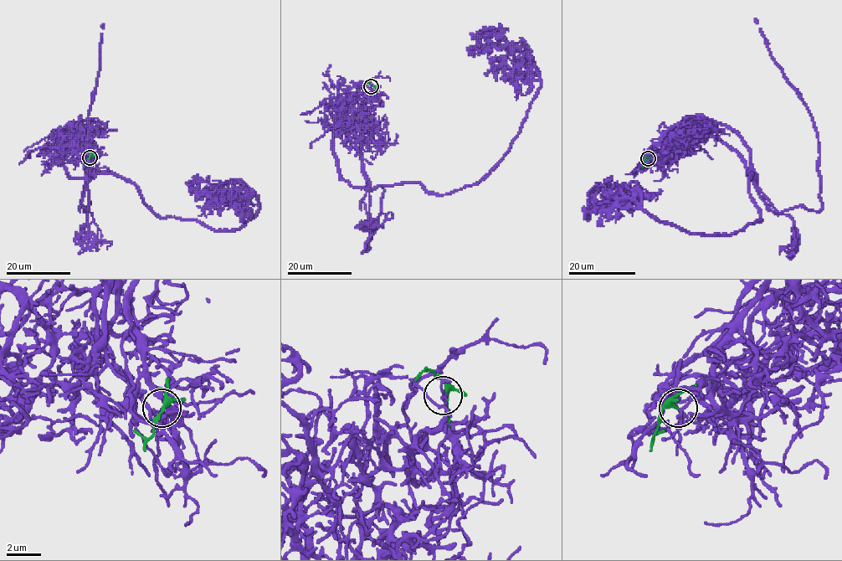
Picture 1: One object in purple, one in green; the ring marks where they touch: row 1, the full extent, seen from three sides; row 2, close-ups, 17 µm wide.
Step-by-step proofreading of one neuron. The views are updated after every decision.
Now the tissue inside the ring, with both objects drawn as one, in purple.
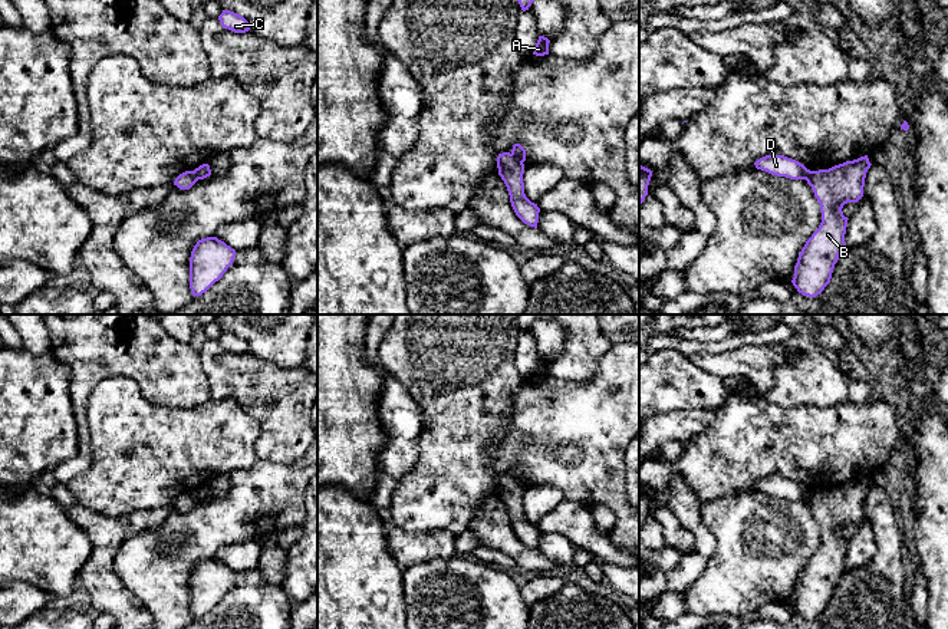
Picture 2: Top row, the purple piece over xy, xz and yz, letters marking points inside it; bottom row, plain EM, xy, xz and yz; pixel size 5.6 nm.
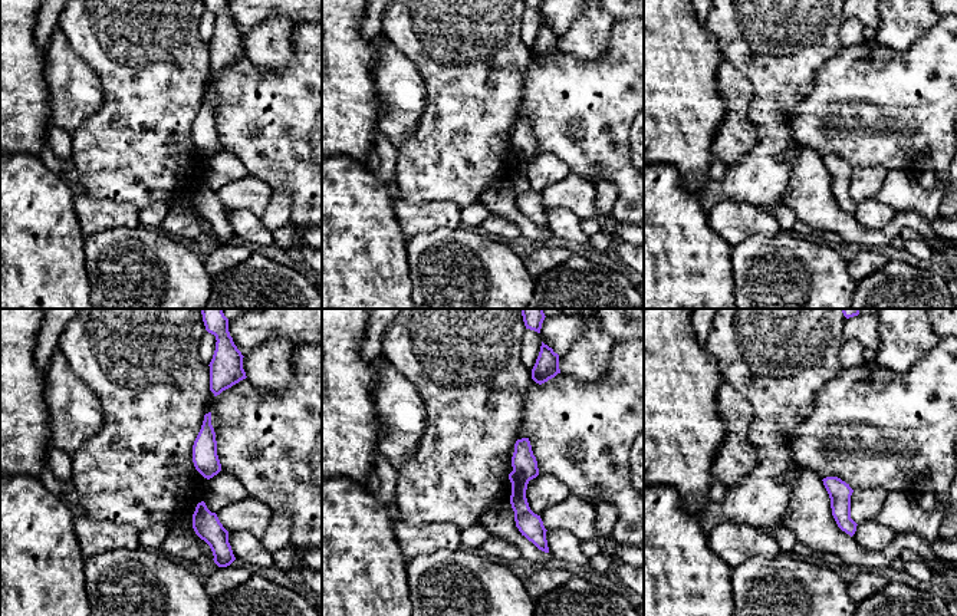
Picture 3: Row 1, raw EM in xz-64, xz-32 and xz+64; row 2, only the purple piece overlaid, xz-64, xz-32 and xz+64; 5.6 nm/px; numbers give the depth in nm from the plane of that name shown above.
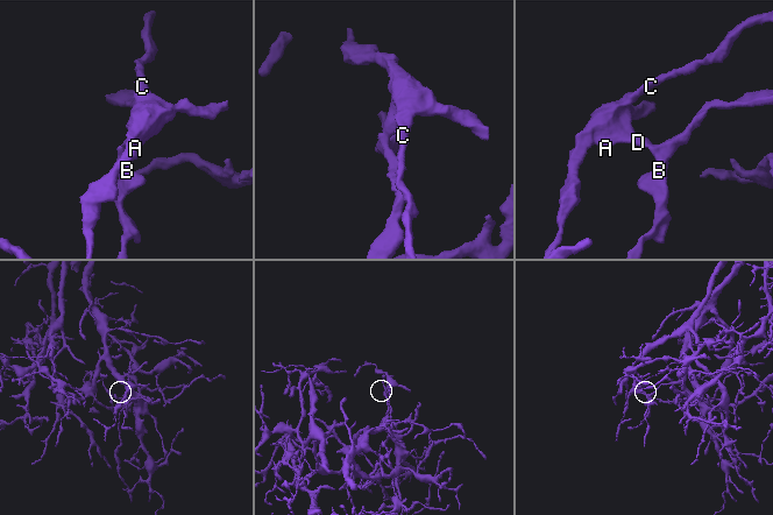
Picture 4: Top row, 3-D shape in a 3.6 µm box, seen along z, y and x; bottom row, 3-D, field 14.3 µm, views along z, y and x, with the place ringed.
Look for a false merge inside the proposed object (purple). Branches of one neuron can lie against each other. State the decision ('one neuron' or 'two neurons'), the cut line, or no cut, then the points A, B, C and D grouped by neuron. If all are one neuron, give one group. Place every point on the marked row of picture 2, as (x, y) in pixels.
two neurons | xz (512, 152), (522, 162) | A C D / B

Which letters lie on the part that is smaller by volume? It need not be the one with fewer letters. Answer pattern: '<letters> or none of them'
A, C, D

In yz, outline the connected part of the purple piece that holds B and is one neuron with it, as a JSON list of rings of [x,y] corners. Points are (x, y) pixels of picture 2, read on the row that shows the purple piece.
[[[865,155],[829,169],[812,171],[806,178],[820,204],[822,223],[806,241],[794,266],[791,283],[803,296],[820,294],[830,283],[839,254],[847,251],[845,234],[849,218],[842,208],[863,197],[870,165]]]

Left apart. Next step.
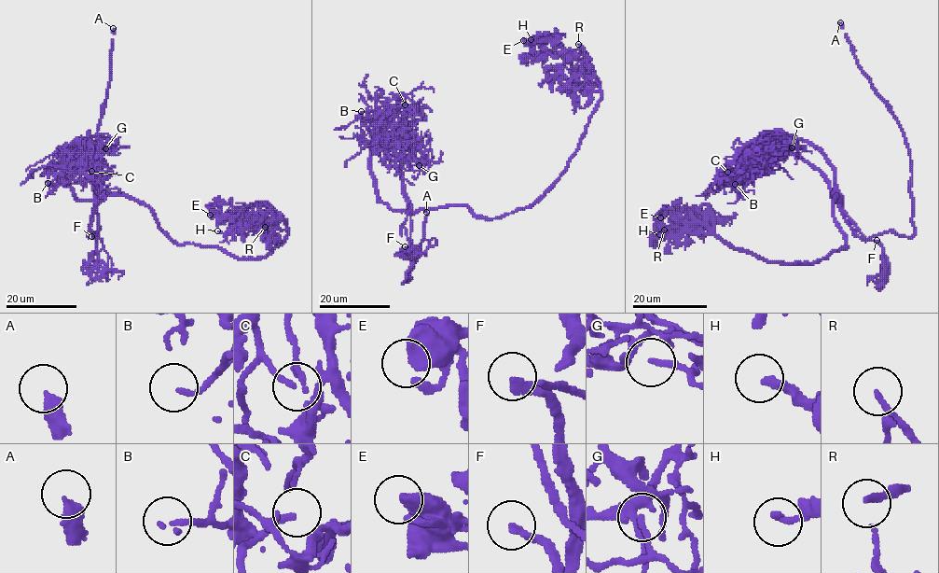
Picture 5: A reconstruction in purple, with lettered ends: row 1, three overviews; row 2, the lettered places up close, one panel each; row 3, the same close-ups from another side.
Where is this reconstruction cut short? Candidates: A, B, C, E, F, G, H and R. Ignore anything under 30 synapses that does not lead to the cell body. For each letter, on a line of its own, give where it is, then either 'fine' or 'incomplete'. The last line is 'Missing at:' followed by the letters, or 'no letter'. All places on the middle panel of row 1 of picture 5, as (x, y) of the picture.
A: place (426, 212); incomplete
B: place (361, 111); fine
C: place (405, 104); incomplete
E: place (523, 40); fine
F: place (405, 246); fine
G: place (419, 165); fine
H: place (531, 39); fine
R: place (578, 44); incomplete
Missing at: A, C, R

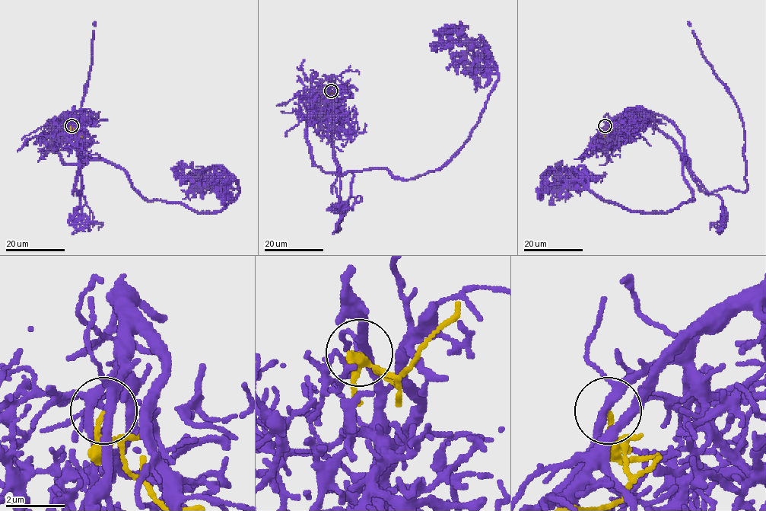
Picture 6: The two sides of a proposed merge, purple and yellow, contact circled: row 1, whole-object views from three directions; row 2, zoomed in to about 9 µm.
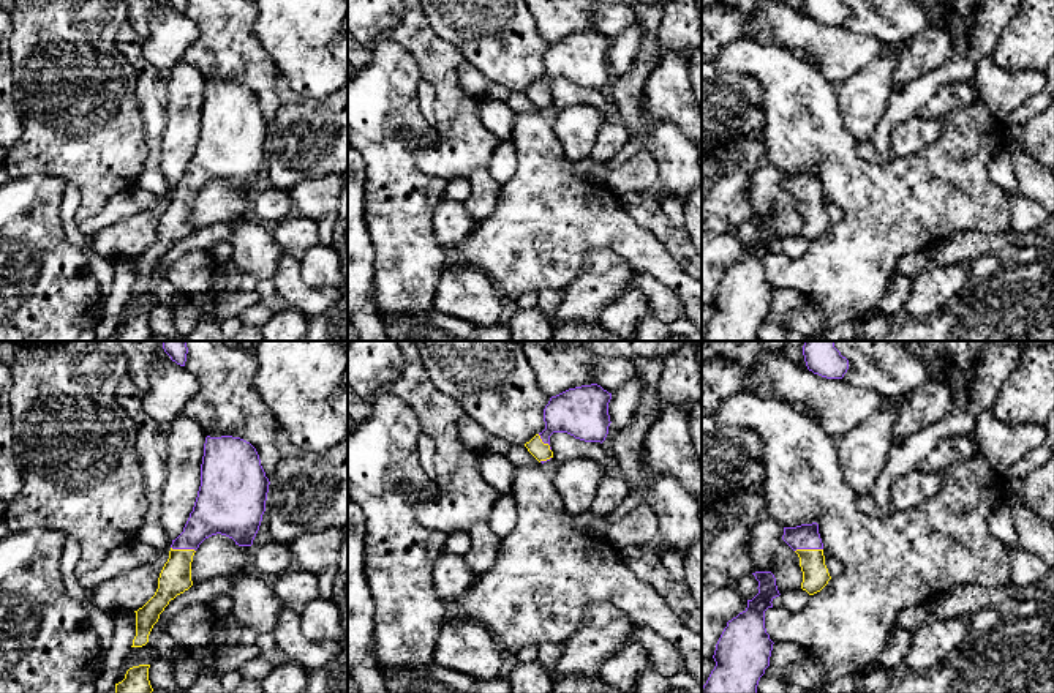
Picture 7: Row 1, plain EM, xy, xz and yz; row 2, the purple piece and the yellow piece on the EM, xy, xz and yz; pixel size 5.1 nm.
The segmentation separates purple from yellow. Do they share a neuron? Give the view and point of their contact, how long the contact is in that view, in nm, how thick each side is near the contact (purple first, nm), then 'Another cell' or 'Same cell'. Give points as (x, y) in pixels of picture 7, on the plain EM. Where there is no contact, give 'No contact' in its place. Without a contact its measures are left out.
Touches purple at yz (808, 194). Shared border 140 nm. Thickness 130 nm (purple) against 140 nm. Same cell

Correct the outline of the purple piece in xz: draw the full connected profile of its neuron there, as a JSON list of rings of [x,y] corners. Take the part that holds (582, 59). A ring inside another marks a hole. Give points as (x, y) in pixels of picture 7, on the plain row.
[[[597,30],[569,35],[551,43],[544,55],[545,76],[525,90],[528,98],[539,107],[553,104],[550,82],[567,79],[585,88],[604,88],[608,81],[608,49],[612,39]]]

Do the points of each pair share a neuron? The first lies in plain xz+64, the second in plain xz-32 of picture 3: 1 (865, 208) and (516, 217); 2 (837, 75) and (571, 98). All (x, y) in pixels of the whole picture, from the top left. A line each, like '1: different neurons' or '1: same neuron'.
1: different neurons
2: same neuron

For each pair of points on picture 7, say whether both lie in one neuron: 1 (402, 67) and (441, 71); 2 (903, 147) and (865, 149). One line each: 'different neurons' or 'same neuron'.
1: different neurons
2: different neurons

